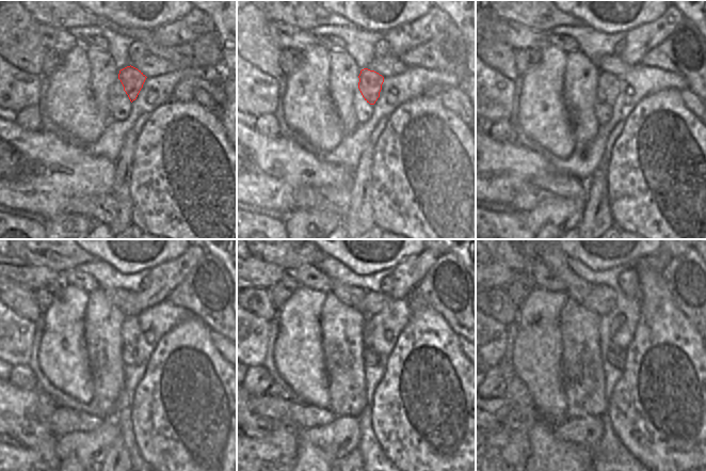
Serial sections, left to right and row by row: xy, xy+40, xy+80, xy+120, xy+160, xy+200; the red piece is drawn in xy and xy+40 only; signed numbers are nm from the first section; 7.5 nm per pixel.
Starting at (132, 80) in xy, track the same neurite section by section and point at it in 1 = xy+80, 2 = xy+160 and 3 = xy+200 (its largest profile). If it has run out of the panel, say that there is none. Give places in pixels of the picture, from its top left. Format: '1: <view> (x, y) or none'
1: xy+80 (608, 83)
2: xy+160 (367, 341)
3: xy+200 (620, 352)

